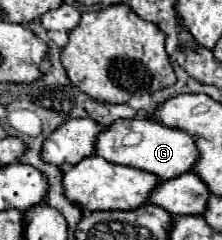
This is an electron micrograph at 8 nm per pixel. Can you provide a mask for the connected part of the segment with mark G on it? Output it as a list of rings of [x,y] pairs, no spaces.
[[[118,118],[118,122],[112,122],[96,138],[94,154],[114,164],[124,164],[124,166],[150,172],[154,176],[160,176],[162,180],[178,178],[180,174],[190,172],[190,168],[198,160],[196,144],[184,130],[162,126],[160,122],[154,122],[152,118],[132,118],[132,120]]]

